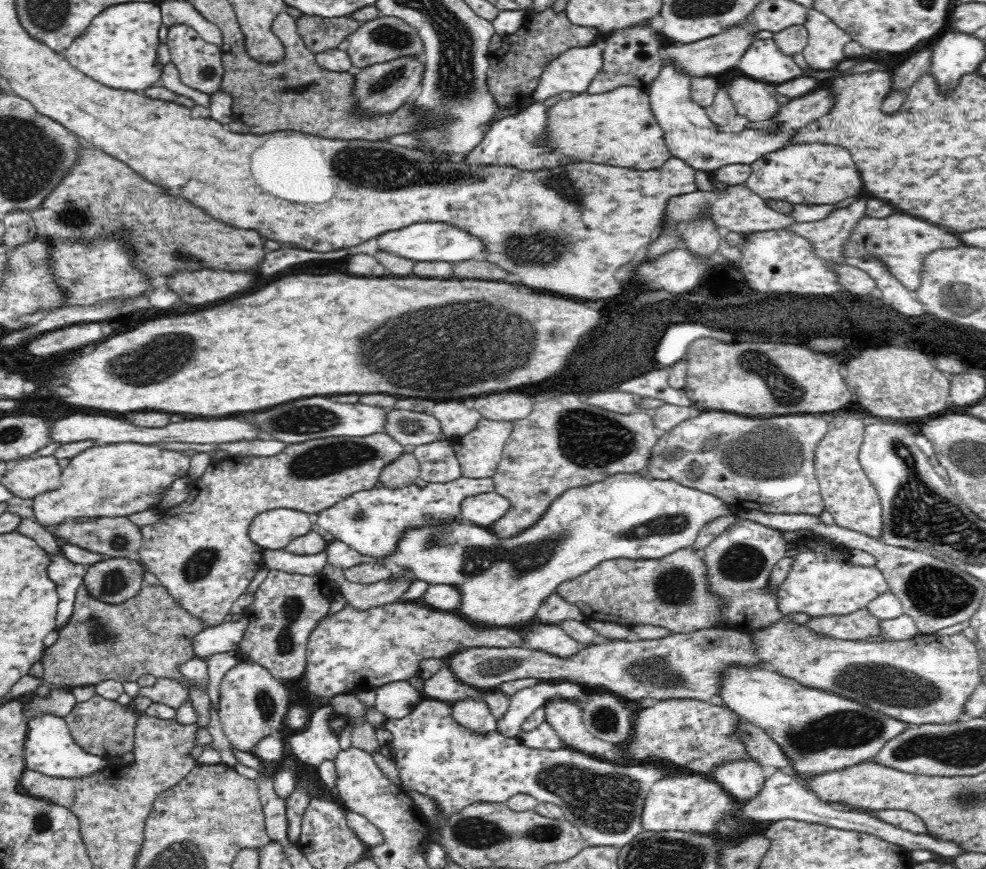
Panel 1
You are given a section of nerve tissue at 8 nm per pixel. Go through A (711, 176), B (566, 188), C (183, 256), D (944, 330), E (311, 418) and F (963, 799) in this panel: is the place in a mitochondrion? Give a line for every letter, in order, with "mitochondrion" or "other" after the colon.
A: other
B: mitochondrion
C: mitochondrion
D: mitochondrion
E: mitochondrion
F: mitochondrion

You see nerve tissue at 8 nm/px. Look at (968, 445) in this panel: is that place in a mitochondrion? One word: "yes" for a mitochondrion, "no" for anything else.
yes

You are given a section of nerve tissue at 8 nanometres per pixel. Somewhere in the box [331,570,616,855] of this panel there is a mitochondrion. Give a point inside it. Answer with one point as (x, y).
(479, 833)

